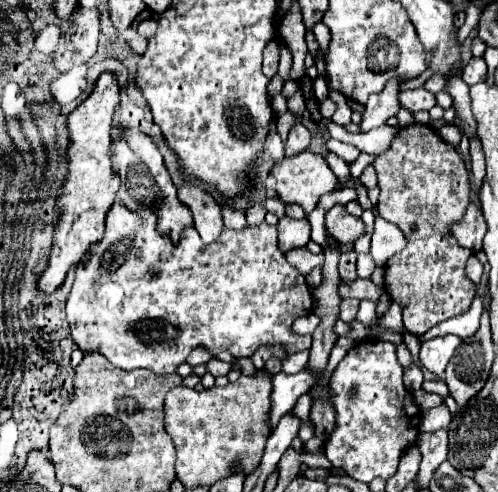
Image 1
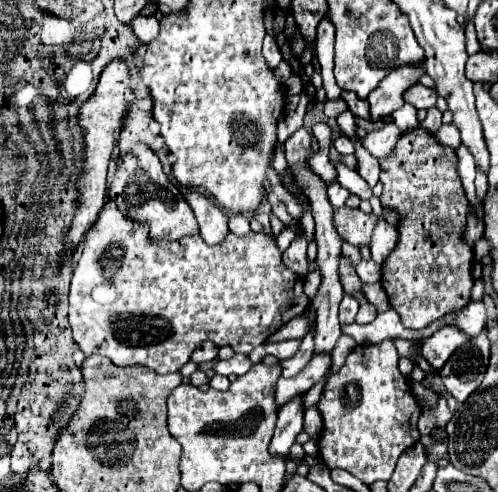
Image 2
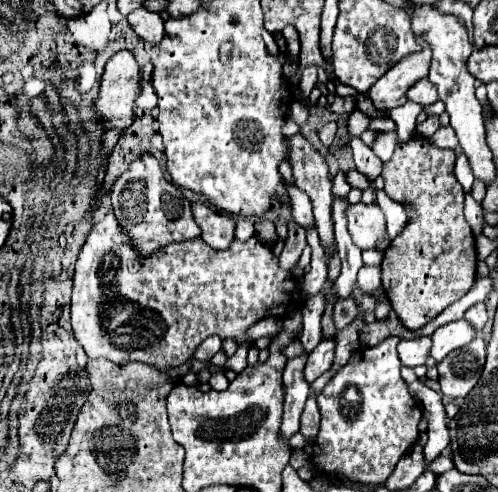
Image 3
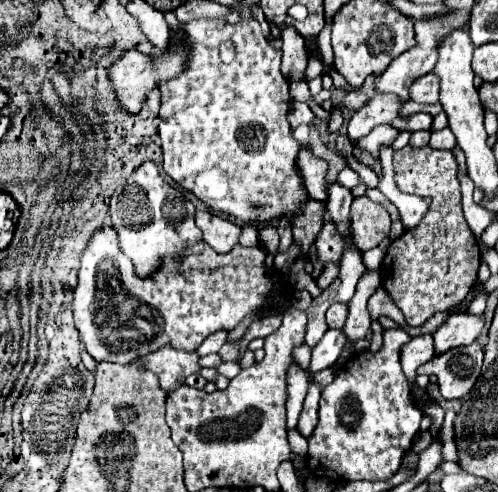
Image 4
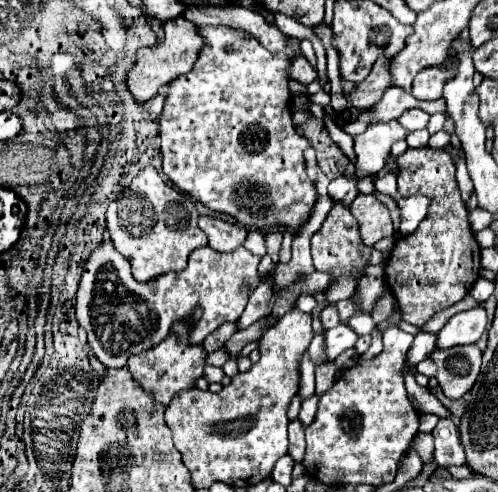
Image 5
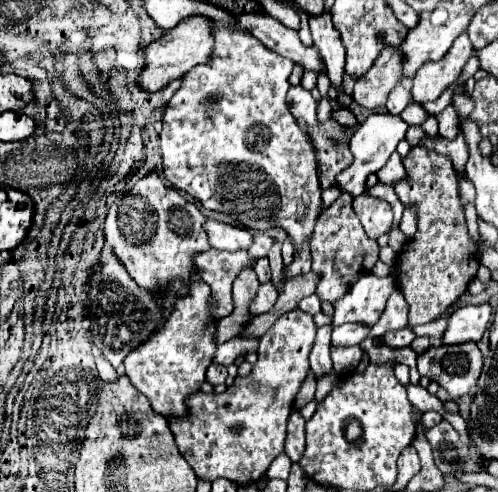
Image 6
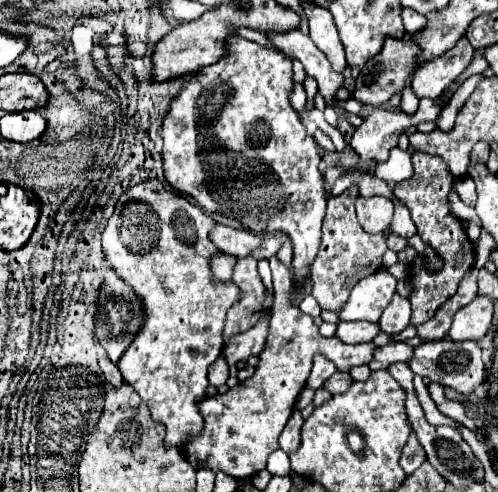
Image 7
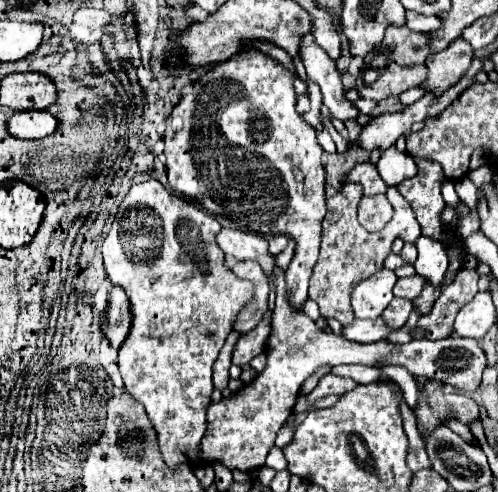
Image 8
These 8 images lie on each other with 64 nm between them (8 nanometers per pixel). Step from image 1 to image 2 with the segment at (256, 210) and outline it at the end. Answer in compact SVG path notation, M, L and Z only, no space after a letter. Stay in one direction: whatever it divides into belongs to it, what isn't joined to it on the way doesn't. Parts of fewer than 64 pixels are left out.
M264 212L252 214L252 218L250 218L250 226L252 226L252 230L254 230L254 232L268 232L268 234L270 234L268 214L264 214Z

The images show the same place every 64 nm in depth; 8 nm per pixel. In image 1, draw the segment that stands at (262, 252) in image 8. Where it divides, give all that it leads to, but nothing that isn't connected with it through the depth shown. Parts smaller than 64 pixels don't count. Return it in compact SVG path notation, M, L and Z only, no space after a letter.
M184 184L178 188L178 200L186 208L190 208L194 218L194 228L200 234L200 238L206 244L212 244L224 228L220 220L220 204L216 202L216 198L204 186Z

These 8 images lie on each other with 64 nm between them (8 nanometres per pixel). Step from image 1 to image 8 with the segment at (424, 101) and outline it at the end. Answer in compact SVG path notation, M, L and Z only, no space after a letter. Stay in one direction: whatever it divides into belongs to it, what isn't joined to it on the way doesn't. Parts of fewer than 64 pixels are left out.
M464 38L452 42L442 52L430 54L426 58L428 76L422 82L422 88L426 92L432 92L434 96L440 96L462 78L462 74L470 68L472 56L472 46Z

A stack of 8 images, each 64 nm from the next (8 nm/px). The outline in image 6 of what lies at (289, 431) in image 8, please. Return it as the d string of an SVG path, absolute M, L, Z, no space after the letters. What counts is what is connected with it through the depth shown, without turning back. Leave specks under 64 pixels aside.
M298 410L288 420L288 436L286 436L284 452L294 462L298 462L302 458L302 454L304 454L304 418L300 416Z

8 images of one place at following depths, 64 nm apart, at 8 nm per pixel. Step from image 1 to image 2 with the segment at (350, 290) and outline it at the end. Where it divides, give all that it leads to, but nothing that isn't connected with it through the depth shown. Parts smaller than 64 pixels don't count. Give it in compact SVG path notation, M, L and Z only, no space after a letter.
M376 282L376 284L362 284L360 292L364 294L364 298L366 298L368 302L372 302L372 304L376 306L378 312L384 312L384 310L390 308L388 298L386 298L386 292L384 292L384 288L382 288L380 282Z

